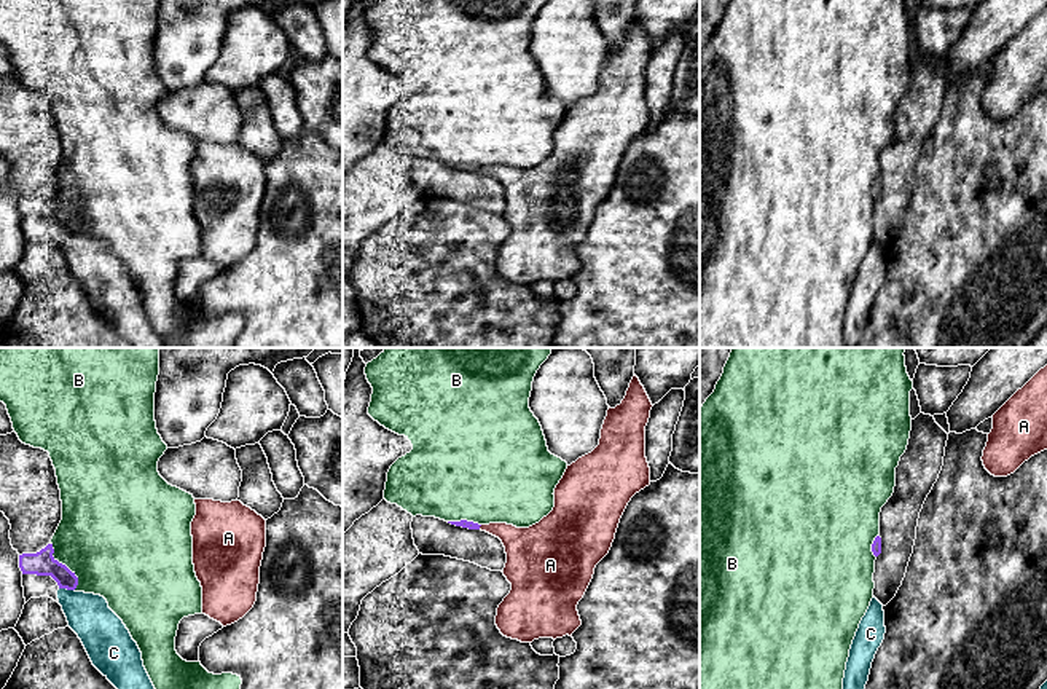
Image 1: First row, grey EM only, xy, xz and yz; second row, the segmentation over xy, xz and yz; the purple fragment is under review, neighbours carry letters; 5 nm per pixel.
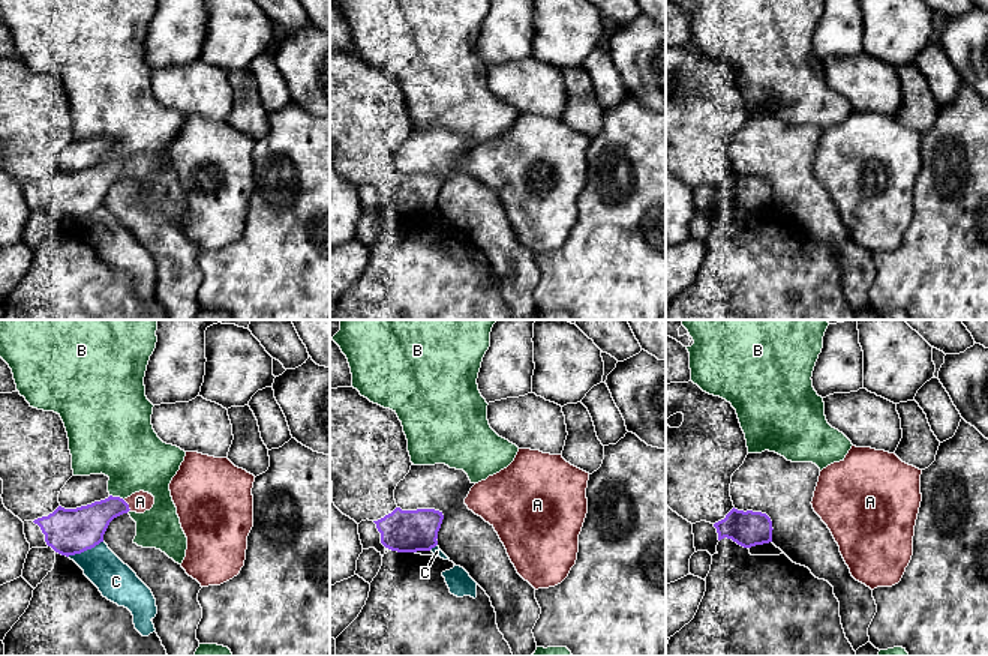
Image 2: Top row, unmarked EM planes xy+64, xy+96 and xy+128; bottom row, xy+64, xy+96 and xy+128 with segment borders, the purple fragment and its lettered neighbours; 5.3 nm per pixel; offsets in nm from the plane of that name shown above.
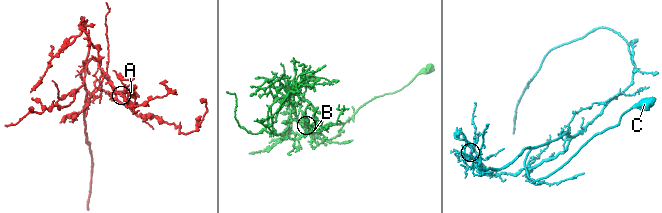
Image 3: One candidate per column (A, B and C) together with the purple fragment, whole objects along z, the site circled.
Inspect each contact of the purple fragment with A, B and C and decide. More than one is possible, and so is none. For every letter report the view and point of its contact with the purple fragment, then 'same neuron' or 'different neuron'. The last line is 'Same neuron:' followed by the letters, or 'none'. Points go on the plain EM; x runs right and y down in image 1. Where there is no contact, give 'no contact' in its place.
A: meets purple in xz at (480, 168); same neuron
B: meets purple in xy at (64, 208); different neuron
C: meets purple in xy at (67, 232); different neuron
Same neuron: A

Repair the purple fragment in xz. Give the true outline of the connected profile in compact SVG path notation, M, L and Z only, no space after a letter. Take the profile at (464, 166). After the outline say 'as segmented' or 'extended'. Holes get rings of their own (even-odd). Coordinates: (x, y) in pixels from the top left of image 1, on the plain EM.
M634 18L625 41L615 51L607 53L601 72L599 88L588 97L567 108L555 131L555 150L539 166L529 171L516 171L507 166L478 167L473 164L448 164L469 172L481 172L499 180L505 190L507 206L504 219L512 226L510 236L497 250L496 268L507 281L532 285L539 281L563 281L582 268L577 247L583 241L596 207L609 196L620 161L631 140L650 128L650 110L645 100L645 69L650 61L652 45Z | extended

